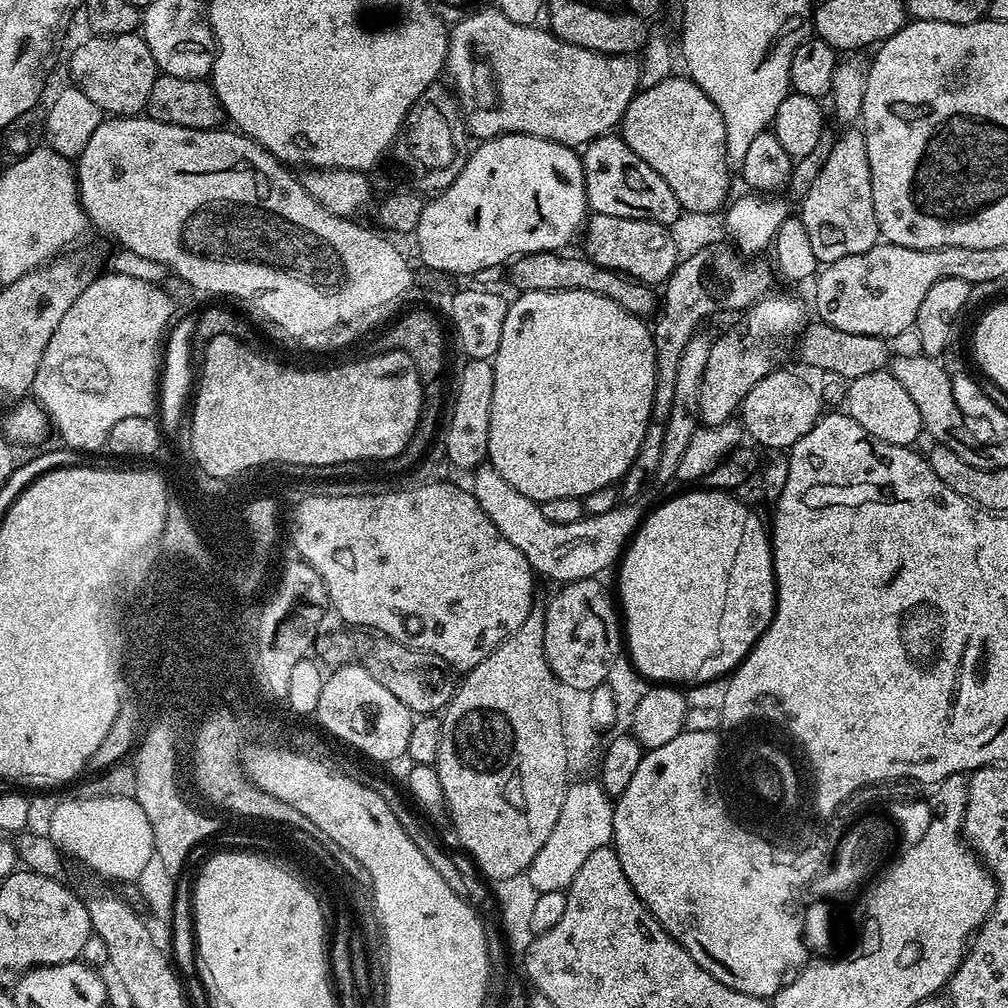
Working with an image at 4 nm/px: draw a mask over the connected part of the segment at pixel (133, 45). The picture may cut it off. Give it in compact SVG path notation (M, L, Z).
M129 30L115 36L95 36L77 43L75 47L72 52L75 87L84 91L86 97L96 103L104 114L139 116L147 109L158 69L143 35Z

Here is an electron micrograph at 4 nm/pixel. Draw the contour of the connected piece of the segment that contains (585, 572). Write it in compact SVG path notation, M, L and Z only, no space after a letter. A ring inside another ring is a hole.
M490 464L481 465L473 473L474 480L470 483L470 490L482 511L486 514L495 528L512 546L521 550L523 556L530 562L537 575L544 575L548 580L557 580L557 585L572 584L575 580L594 580L603 577L608 567L615 565L623 557L631 539L636 535L646 512L639 508L639 503L626 502L610 510L610 514L597 516L585 515L584 519L570 524L552 524L535 500L514 491L513 487Z

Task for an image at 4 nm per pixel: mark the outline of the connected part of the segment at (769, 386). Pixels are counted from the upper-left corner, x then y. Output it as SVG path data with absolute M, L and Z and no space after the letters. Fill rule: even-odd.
M777 370L771 372L740 403L738 420L753 445L764 448L790 450L809 432L822 415L820 396L804 380L792 372Z

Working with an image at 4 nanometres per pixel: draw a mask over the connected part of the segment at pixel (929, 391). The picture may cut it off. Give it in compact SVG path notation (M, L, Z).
M893 355L890 360L890 371L894 378L898 378L898 383L906 390L906 394L914 398L914 406L918 406L918 414L922 414L924 431L935 438L939 447L954 450L954 454L958 454L962 462L975 468L981 467L985 463L985 449L979 447L967 434L966 426L963 425L964 416L959 412L957 403L954 402L951 378L943 363L930 356L915 355Z

